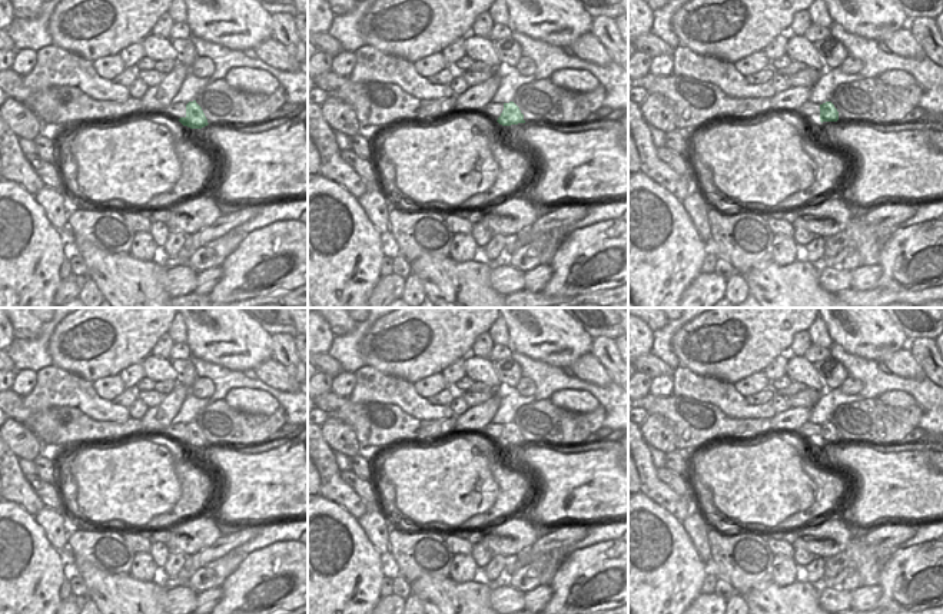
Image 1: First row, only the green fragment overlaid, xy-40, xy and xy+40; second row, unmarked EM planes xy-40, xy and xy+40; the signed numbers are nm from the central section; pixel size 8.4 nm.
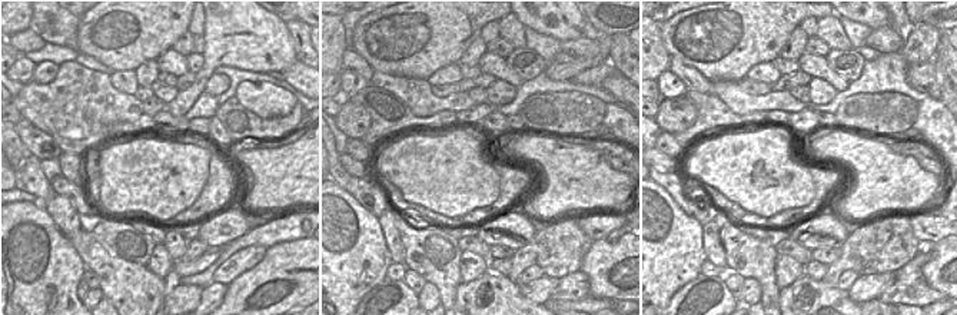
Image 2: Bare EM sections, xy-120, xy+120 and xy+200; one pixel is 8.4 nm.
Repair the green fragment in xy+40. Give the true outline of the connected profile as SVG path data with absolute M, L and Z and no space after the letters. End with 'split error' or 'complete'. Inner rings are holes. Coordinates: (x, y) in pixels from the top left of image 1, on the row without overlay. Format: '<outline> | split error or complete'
M831 422L820 425L820 442L837 442L839 432Z | complete

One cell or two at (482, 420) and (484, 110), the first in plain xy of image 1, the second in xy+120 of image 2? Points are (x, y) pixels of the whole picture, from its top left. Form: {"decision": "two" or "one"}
{"decision": "one"}

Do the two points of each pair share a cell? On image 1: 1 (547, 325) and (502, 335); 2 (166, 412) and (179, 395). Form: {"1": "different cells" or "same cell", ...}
{"1": "different cells", "2": "same cell"}

